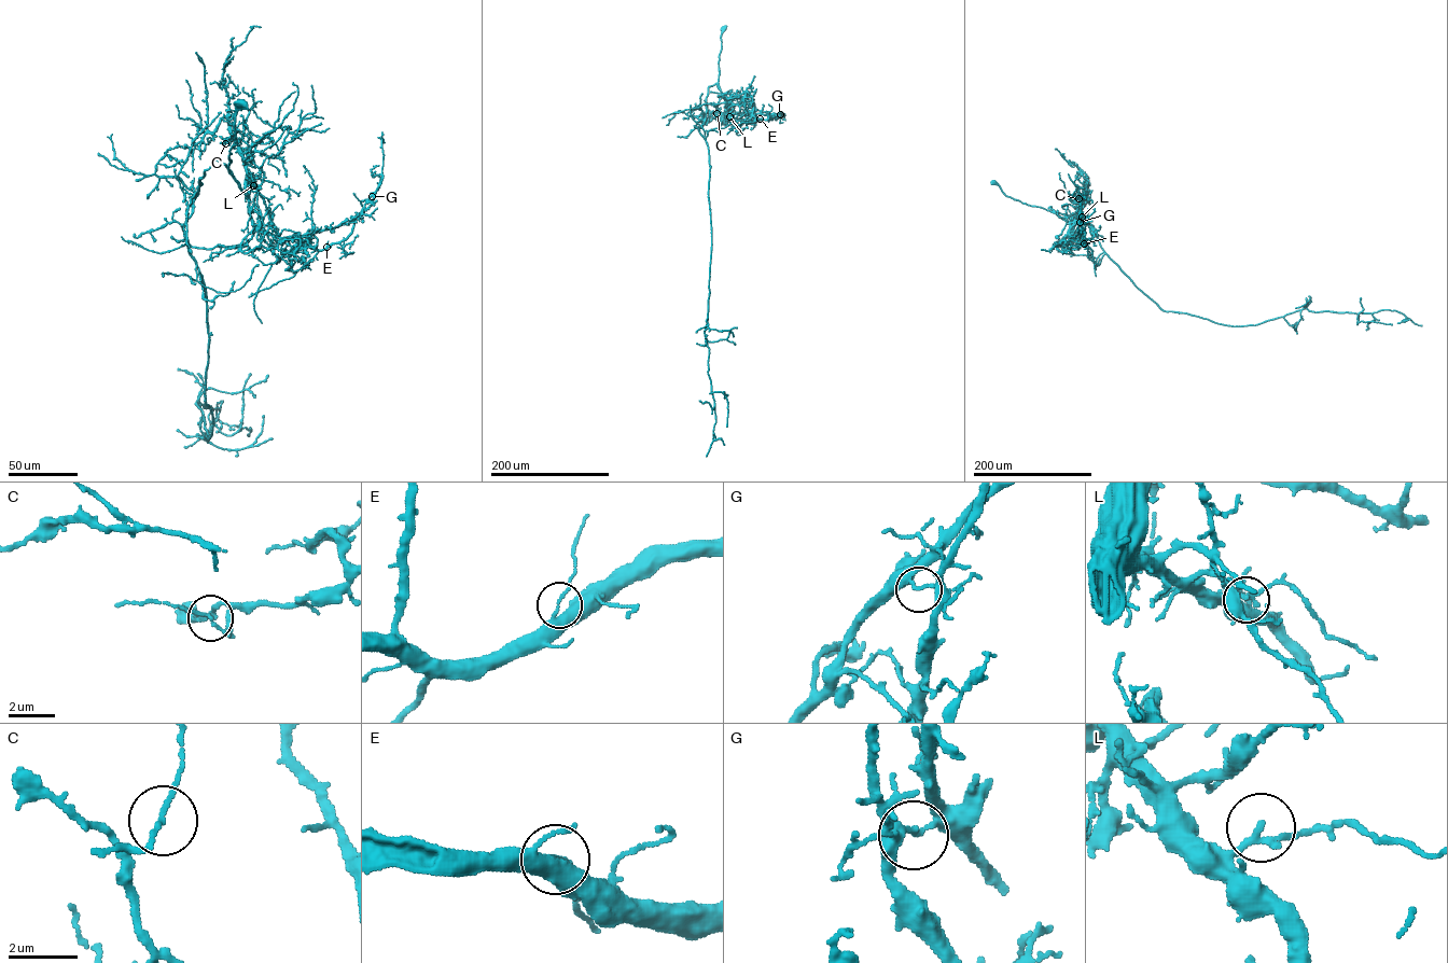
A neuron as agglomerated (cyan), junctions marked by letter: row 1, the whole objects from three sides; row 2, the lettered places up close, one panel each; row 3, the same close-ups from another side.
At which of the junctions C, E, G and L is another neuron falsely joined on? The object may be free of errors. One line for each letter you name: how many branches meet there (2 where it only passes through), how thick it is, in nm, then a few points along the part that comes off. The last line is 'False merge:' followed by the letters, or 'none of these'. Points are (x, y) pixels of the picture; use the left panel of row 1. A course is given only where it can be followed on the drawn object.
G: 2 | 120 nm | (372, 196), (354, 217), (352, 232), (346, 238), (321, 250), (293, 247), (272, 264), (253, 303), (262, 323)
False merge: G

